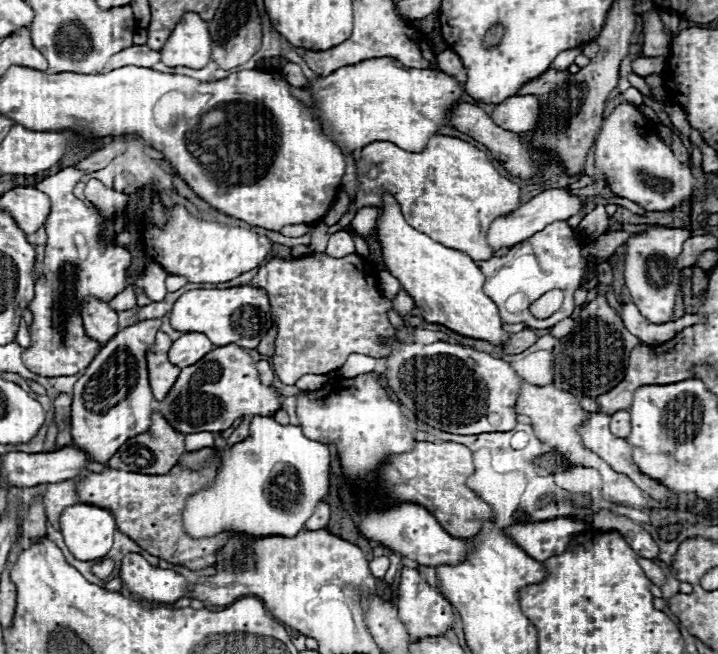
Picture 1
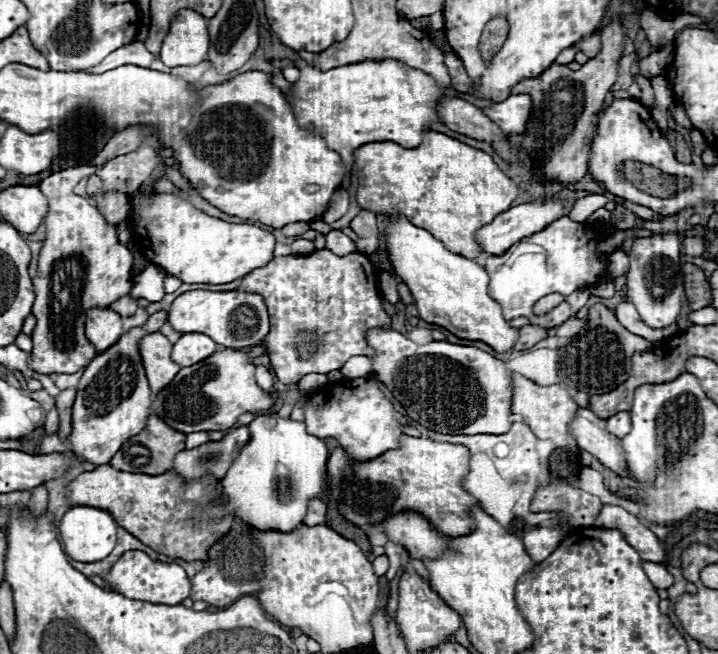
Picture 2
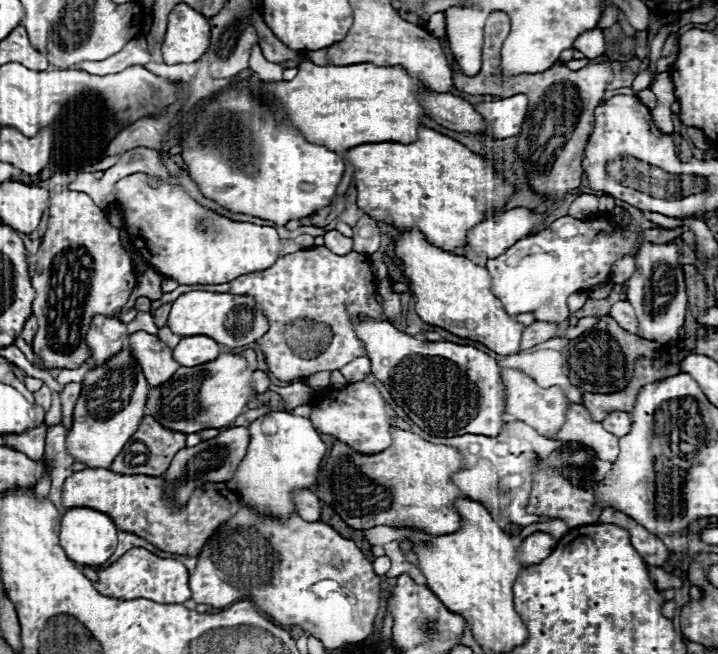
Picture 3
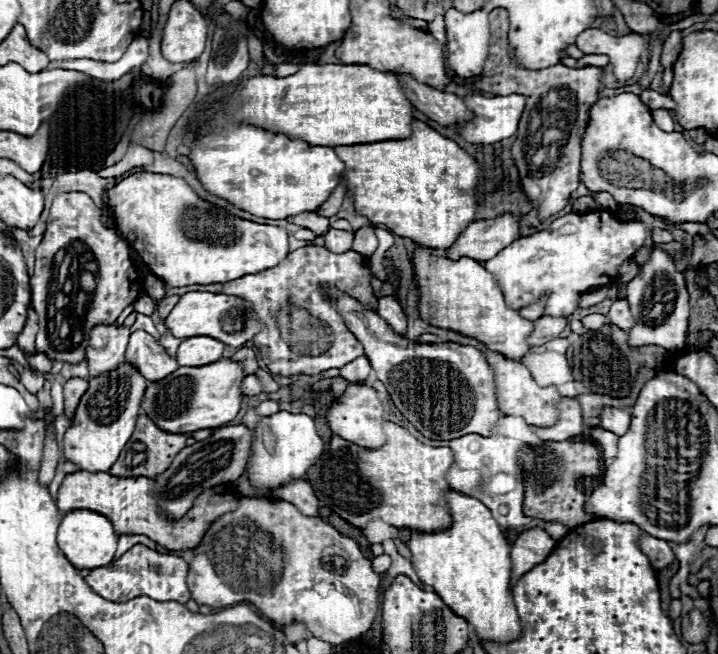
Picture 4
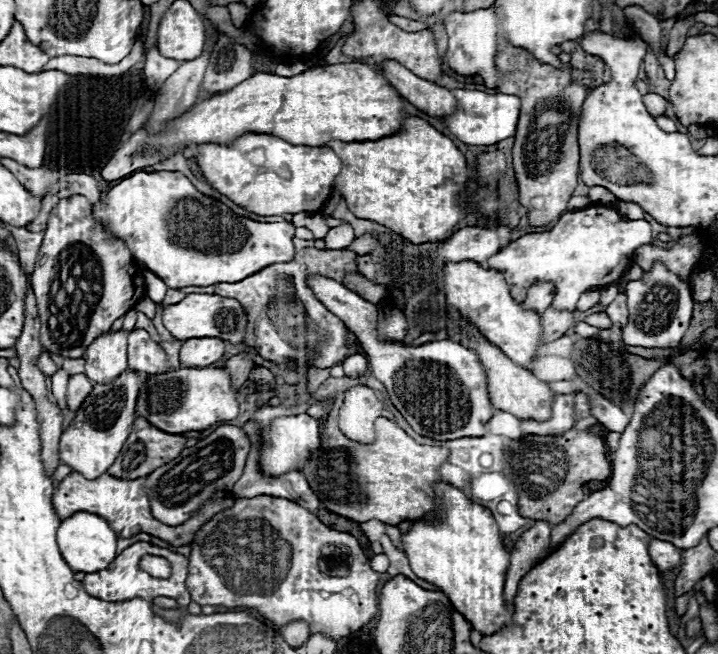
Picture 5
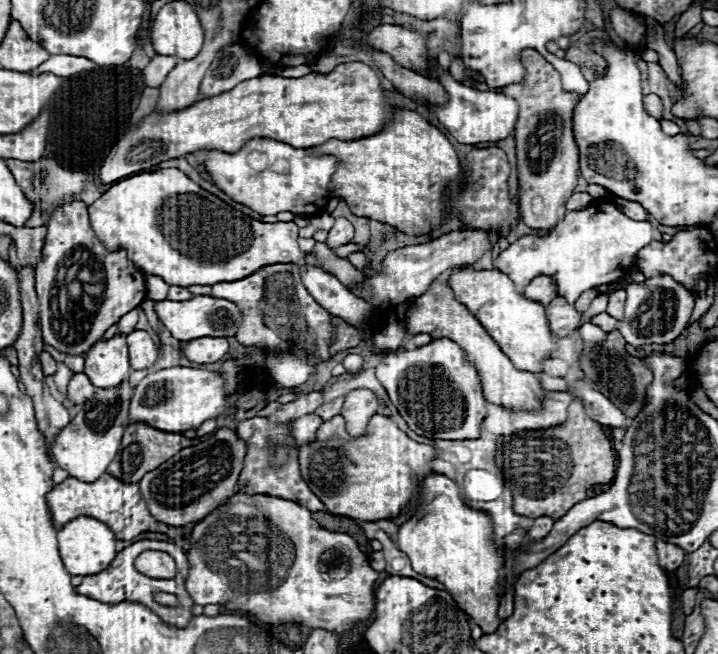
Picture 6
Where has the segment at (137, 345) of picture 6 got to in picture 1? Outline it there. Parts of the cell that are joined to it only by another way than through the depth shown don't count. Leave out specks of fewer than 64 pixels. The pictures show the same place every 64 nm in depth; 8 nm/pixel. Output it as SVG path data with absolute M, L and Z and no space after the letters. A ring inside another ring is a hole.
M158 330L156 334L156 342L154 348L148 356L148 372L150 372L150 386L154 392L154 398L158 402L162 402L166 398L166 394L170 392L170 388L174 386L180 368L172 366L168 362L168 350L170 350L172 340L168 338L168 334L164 334L162 330Z

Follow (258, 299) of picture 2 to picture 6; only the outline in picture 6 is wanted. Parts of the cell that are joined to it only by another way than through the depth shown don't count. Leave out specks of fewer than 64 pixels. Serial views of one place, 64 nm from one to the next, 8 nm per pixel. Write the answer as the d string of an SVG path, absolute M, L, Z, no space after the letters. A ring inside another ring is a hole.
M192 296L190 300L184 300L184 302L162 300L162 302L156 302L154 310L156 310L160 322L180 342L188 342L188 340L204 338L204 336L234 338L236 332L238 332L240 320L242 320L242 314L240 314L240 310L234 302L222 300L222 298L212 298L212 296Z

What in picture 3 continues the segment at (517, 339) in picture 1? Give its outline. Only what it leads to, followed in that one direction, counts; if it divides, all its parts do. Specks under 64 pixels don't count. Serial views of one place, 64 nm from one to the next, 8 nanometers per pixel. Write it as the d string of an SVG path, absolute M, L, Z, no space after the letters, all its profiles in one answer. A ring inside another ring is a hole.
M532 322L530 326L524 328L522 332L522 340L520 340L520 348L528 350L540 342L546 342L550 338L556 336L560 324L550 324L550 322Z

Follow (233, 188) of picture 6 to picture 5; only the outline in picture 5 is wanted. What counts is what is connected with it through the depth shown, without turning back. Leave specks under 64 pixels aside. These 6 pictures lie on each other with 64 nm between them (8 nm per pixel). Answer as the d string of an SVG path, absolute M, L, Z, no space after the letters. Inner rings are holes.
M246 132L246 134L238 136L234 142L230 142L228 146L214 144L214 142L200 144L196 162L198 162L206 182L214 190L218 190L220 194L228 196L232 202L236 202L244 210L258 214L258 216L318 212L334 188L334 178L342 170L340 158L328 146L314 146L314 148L312 146L294 146L282 138L276 138L270 134L256 134L256 132Z

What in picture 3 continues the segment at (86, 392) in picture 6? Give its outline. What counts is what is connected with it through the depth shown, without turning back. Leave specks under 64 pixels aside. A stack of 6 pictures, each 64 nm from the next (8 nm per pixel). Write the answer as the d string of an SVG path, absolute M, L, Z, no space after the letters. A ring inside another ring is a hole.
M66 384L62 394L60 394L60 402L62 402L62 426L66 430L70 430L72 426L72 410L74 410L74 404L80 396L80 390L82 390L82 384Z

